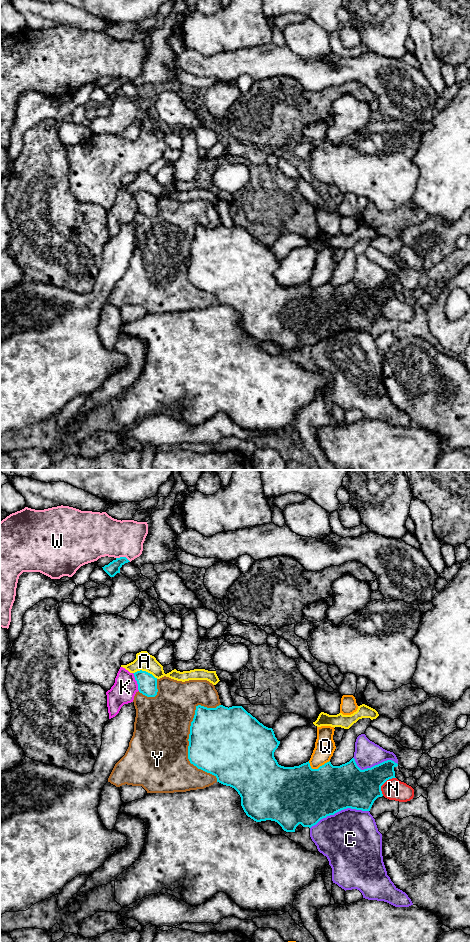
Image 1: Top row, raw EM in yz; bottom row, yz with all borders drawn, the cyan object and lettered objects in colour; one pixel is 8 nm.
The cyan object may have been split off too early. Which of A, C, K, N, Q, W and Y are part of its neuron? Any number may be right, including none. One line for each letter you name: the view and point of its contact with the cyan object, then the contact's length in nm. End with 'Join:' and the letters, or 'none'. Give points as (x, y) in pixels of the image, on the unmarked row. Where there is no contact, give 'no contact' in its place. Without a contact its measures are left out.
A: yz (145, 191) | 200 nm
Join: A

